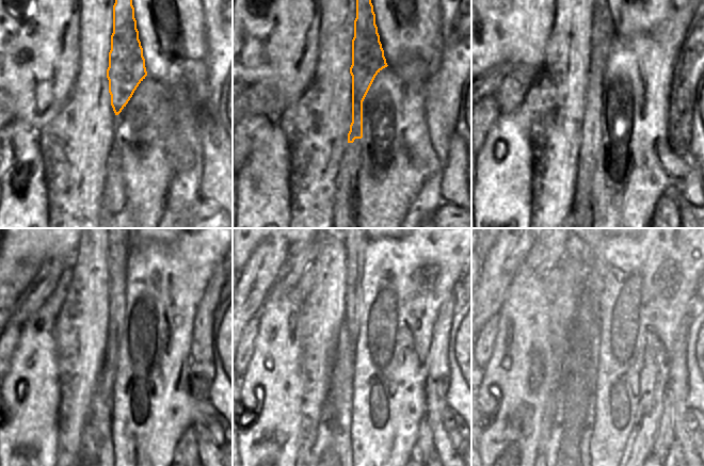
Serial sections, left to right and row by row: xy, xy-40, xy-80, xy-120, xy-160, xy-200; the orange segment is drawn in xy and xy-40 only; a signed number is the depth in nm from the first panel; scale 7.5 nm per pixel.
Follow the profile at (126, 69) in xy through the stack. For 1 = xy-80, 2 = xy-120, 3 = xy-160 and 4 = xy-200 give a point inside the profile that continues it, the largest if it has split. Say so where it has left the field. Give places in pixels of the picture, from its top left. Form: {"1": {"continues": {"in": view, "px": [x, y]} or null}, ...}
{"1": {"continues": {"in": "xy-80", "px": [603, 33]}}, "2": {"continues": {"in": "xy-120", "px": [118, 250]}}, "3": {"continues": {"in": "xy-160", "px": [355, 263]}}, "4": {"continues": {"in": "xy-200", "px": [593, 284]}}}

